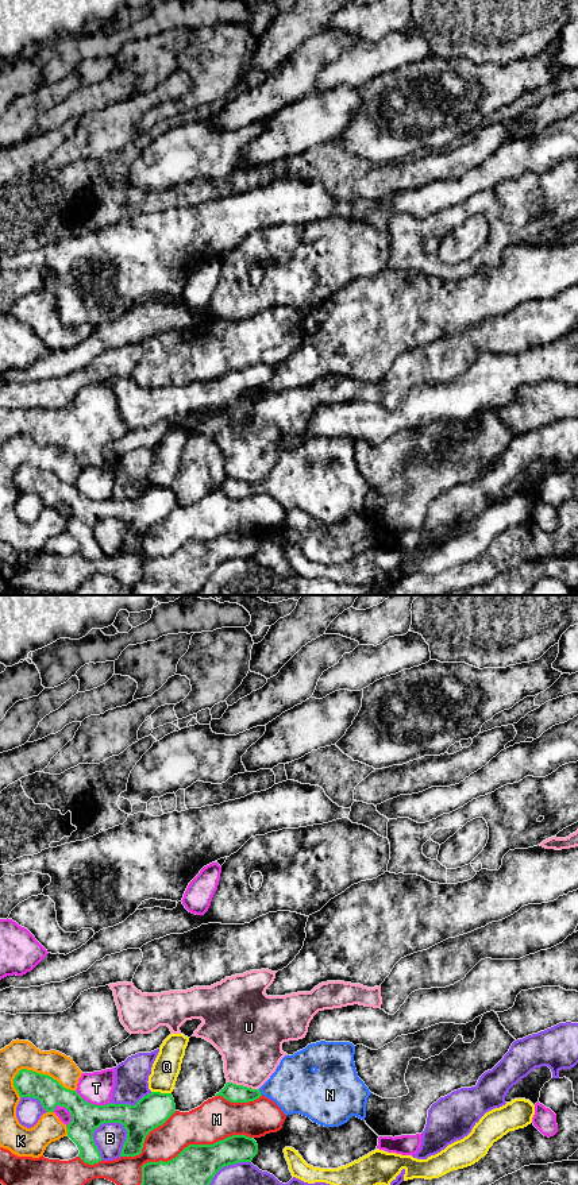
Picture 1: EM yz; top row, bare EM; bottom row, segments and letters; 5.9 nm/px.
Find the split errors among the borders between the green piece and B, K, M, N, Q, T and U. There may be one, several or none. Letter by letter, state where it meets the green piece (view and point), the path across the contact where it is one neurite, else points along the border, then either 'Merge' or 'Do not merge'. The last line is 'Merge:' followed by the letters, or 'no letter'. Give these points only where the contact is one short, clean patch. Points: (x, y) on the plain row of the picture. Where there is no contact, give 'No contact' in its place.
B: Touches green at yz (93, 527). Do not merge
K: Touches green at yz (43, 470). Do not merge
M: Touches green at yz (184, 544). Do not merge
N: Touches green at yz (259, 487). Path across: yz (235, 489), (259, 487), (295, 482). Merge
Q: Touches green at yz (160, 487). Do not merge
T: Touches green at yz (92, 500). Do not merge
U: Touches green at yz (242, 481). Do not merge
Merge: N

